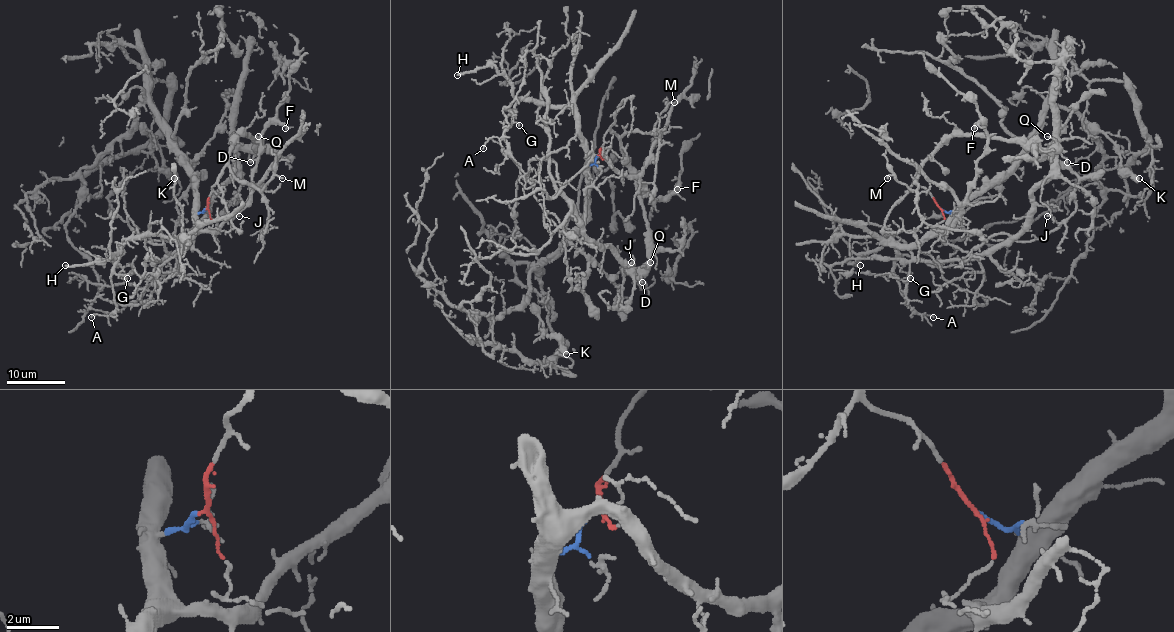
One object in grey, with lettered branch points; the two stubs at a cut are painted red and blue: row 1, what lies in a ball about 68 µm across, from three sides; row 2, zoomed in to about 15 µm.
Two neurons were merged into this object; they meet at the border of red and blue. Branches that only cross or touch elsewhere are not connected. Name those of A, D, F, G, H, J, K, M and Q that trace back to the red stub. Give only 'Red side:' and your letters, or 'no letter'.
Red side: D, J, M, Q

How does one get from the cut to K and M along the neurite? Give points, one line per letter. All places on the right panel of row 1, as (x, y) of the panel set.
K: (940, 208), (954, 211), (1004, 173), (1052, 102), (1095, 126), (1114, 145), (1120, 167), (1139, 177)
M: (940, 208), (932, 195), (915, 183), (920, 165), (915, 189), (909, 189), (890, 176), (887, 179)

